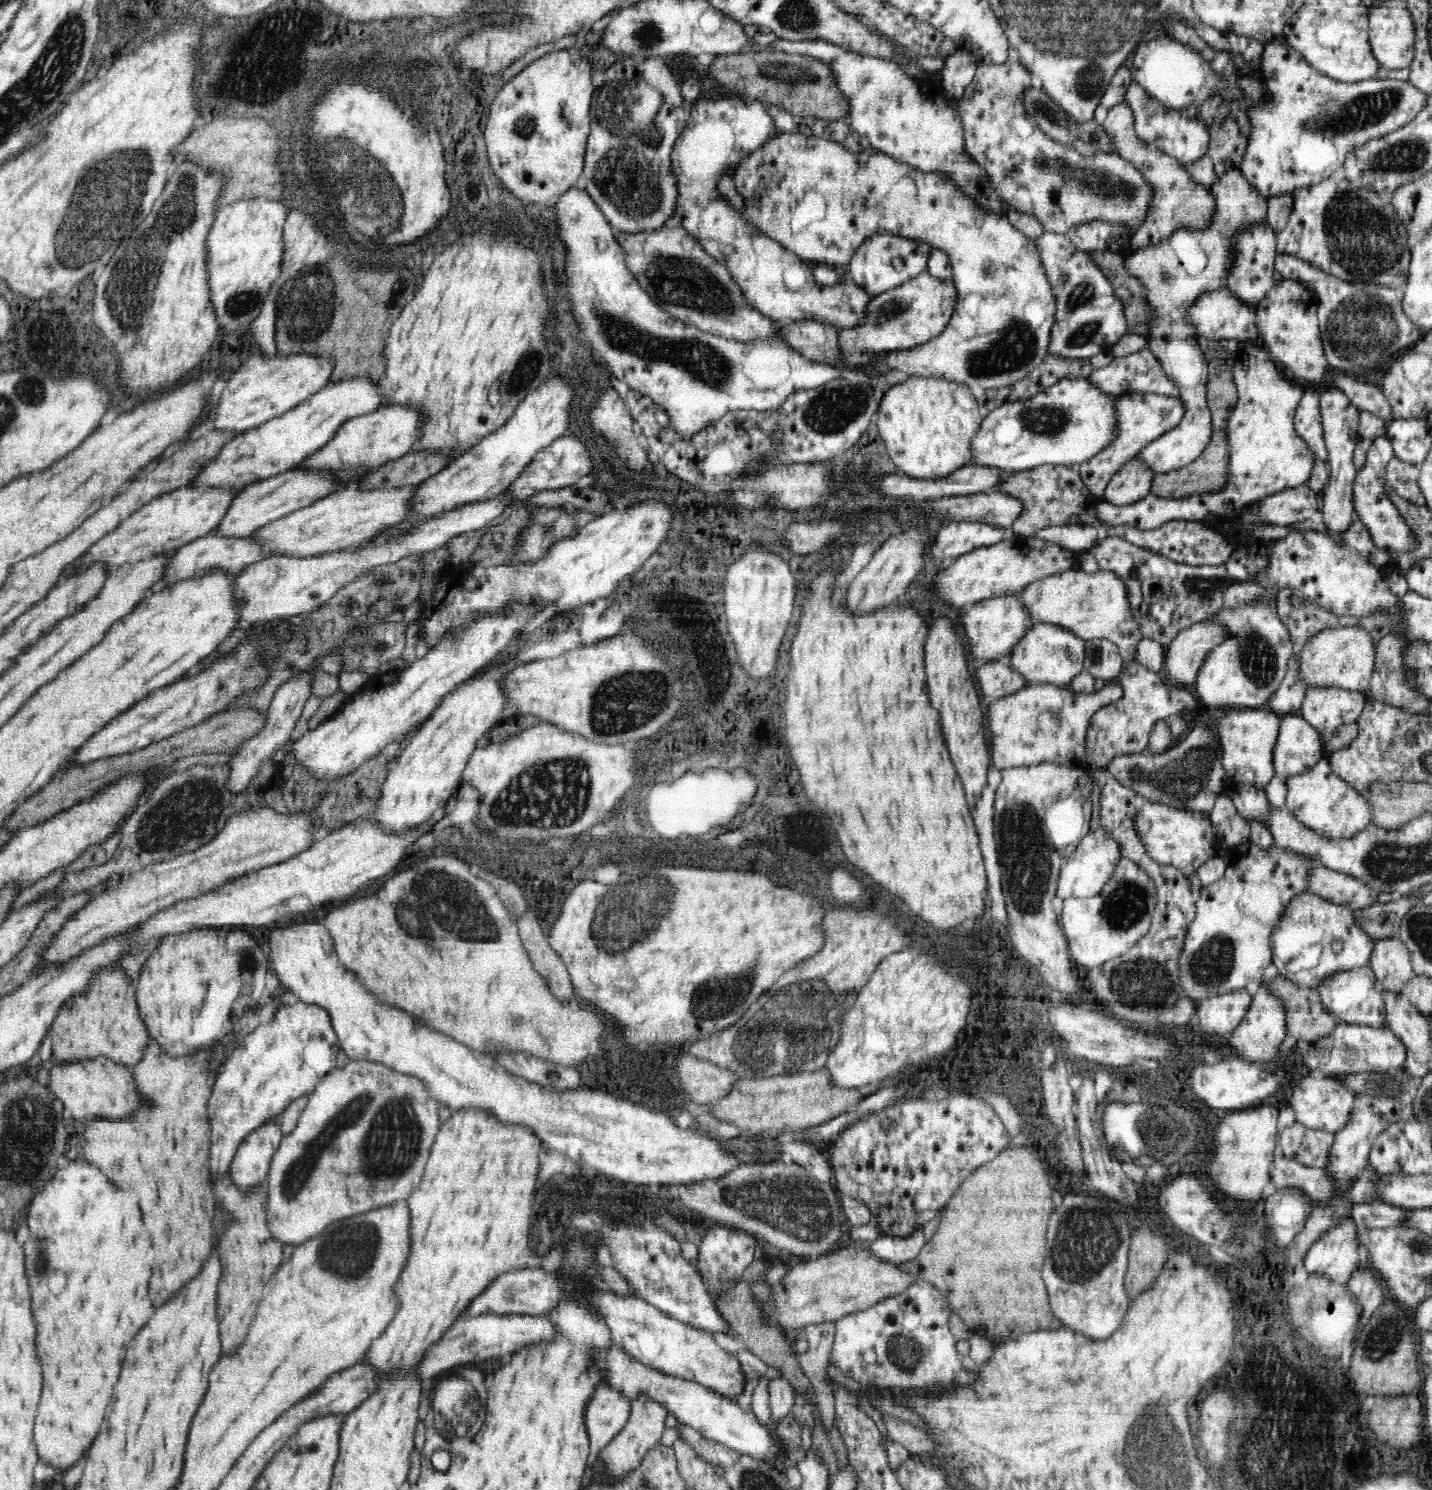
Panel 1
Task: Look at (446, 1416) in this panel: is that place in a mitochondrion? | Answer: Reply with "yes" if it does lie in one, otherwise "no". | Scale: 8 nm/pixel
yes

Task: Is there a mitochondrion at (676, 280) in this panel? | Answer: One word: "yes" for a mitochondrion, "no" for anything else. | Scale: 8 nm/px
yes

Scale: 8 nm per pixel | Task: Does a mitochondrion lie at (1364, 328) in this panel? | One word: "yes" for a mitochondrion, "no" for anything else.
yes

